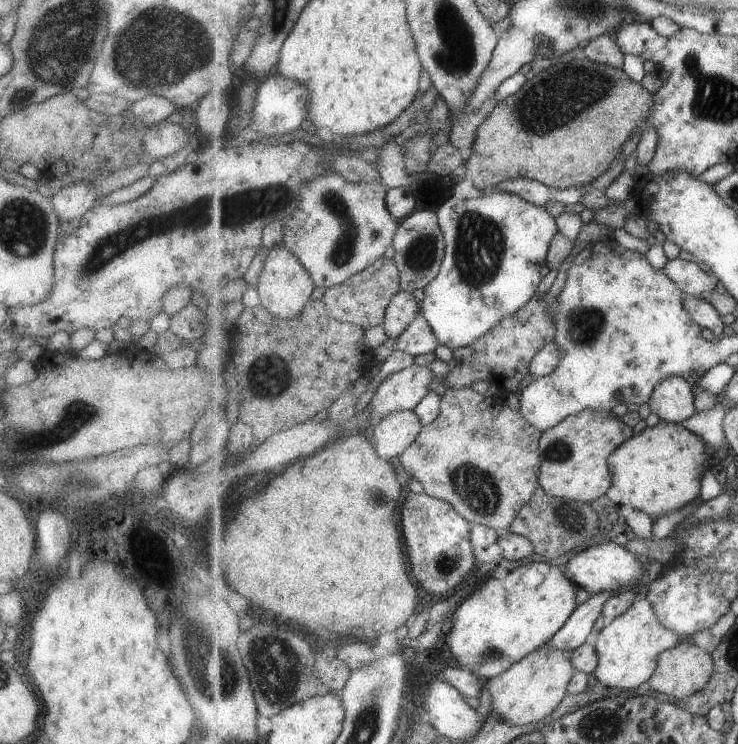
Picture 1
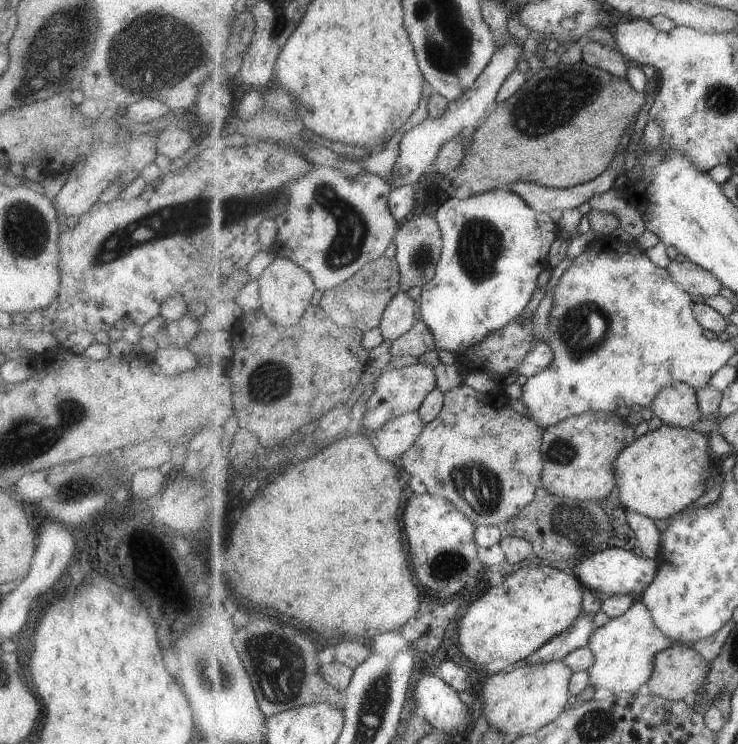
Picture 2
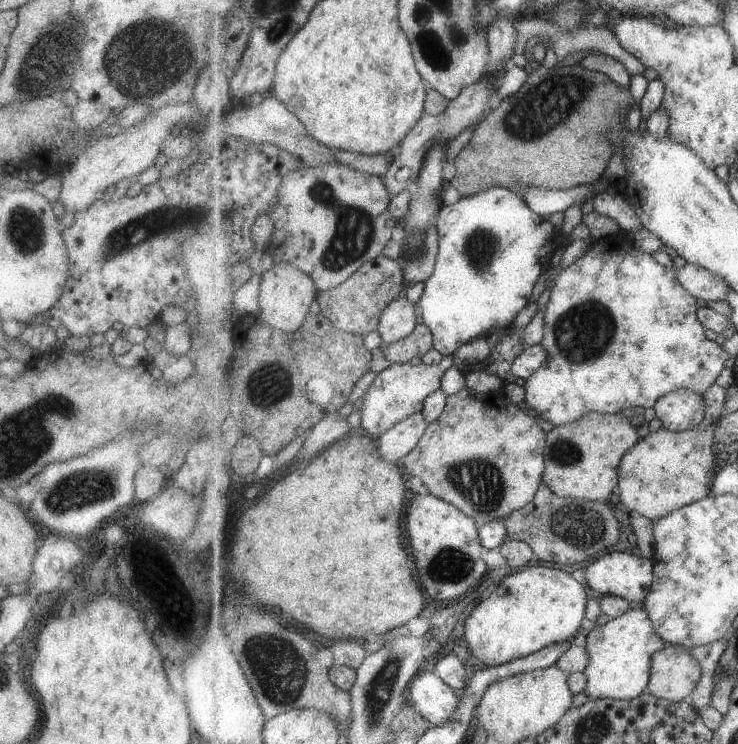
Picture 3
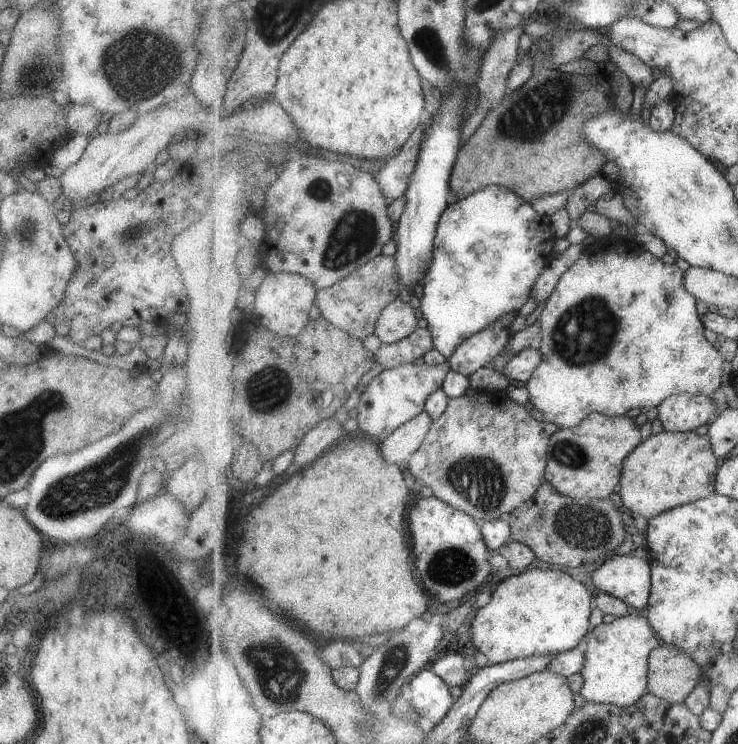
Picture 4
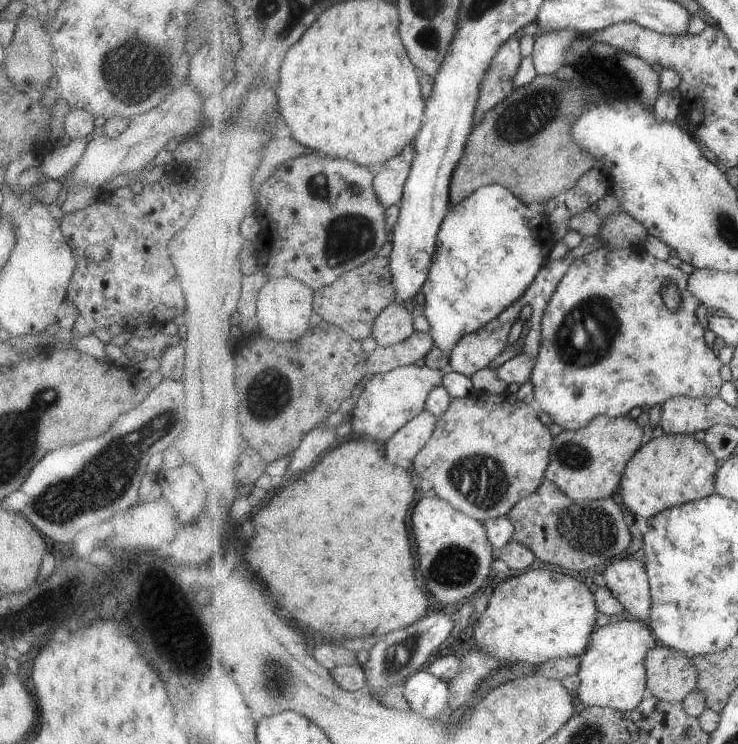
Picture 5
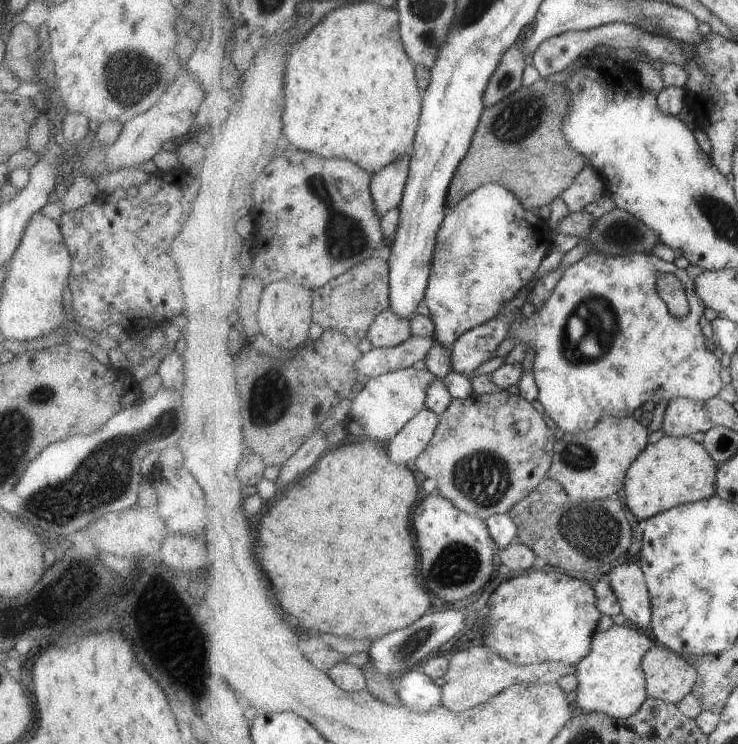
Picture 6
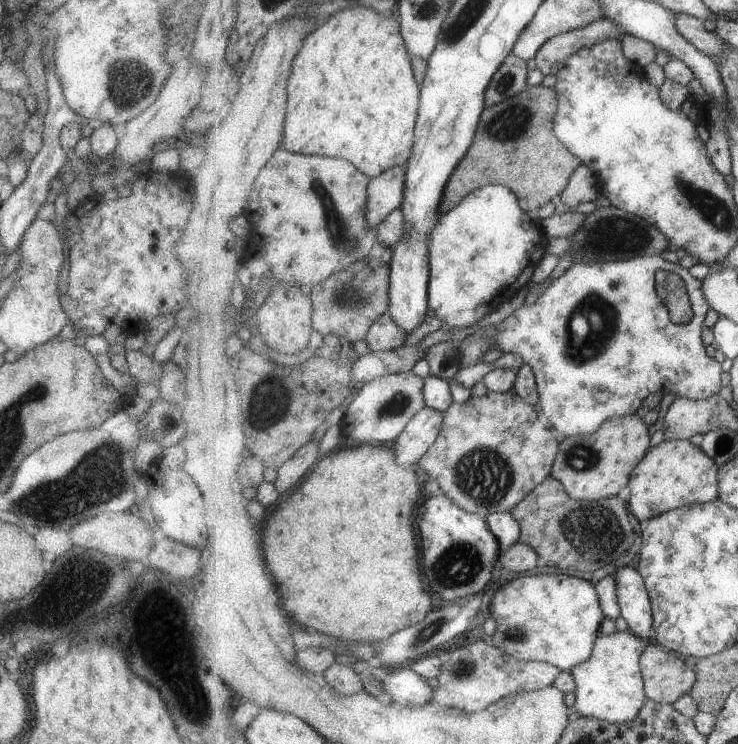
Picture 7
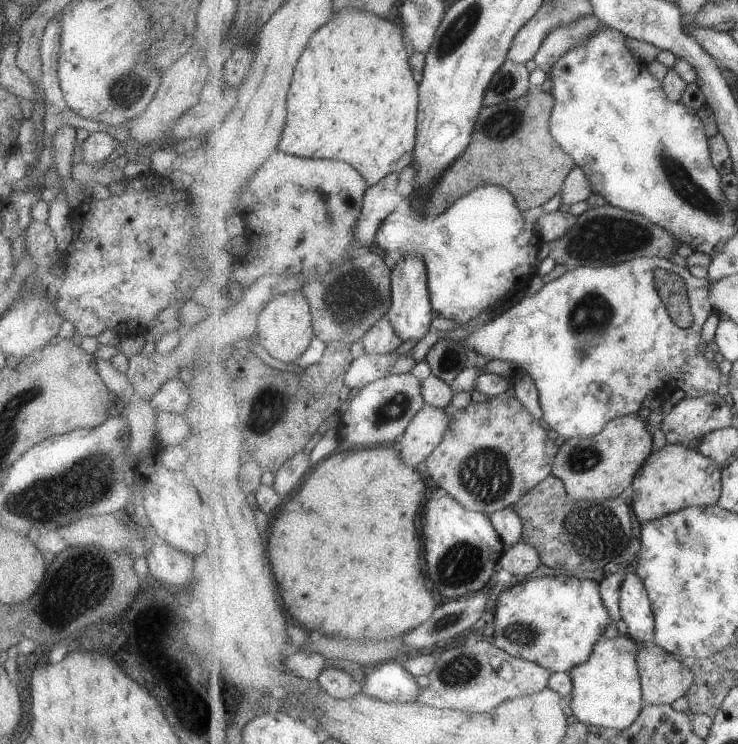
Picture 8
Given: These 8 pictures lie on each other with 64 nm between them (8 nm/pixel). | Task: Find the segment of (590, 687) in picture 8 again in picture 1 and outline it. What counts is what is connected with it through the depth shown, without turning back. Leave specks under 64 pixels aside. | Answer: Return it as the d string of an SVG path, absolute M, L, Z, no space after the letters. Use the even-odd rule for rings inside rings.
M642 596L631 608L614 621L607 621L598 633L595 650L599 656L599 666L594 674L605 686L623 691L639 688L655 674L659 666L659 656L666 650L675 648L684 639L667 630L659 616L655 614L655 606L646 596Z

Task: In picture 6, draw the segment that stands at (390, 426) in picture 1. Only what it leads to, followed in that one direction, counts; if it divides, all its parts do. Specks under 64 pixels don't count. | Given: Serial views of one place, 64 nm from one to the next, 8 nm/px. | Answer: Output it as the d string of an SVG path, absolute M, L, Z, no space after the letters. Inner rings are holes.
M426 406L387 444L391 462L405 466L415 462L433 441L439 422L439 414Z

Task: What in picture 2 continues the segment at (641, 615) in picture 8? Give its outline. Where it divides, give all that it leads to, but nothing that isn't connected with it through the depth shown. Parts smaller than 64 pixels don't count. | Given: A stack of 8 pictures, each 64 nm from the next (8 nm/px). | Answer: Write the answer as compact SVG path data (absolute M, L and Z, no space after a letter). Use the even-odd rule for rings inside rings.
M619 546L604 547L601 552L581 558L569 568L571 573L584 584L586 590L590 590L603 598L610 595L631 594L633 597L642 597L645 590L655 580L659 570L659 560L639 556L634 551L619 548Z

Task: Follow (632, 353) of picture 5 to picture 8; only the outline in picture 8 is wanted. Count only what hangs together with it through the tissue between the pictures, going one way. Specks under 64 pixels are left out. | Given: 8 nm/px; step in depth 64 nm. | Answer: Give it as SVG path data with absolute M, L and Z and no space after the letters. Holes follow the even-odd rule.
M639 257L603 267L579 266L575 270L567 270L533 296L524 297L493 317L465 340L475 352L490 360L498 358L517 364L522 372L529 374L539 392L543 423L553 435L558 434L566 440L593 437L605 428L607 422L637 414L651 390L665 390L665 386L671 382L677 382L678 389L687 397L695 398L716 393L721 388L719 363L707 360L704 350L699 350L701 328L715 312L709 298L711 281L708 277L693 276L688 269L661 257ZM659 270L663 270L661 275L658 274ZM671 274L677 276L677 282L681 280L681 284L685 283L685 290L689 294L689 310L694 316L689 328L682 328L674 321L667 302L663 302L663 294L659 294L657 276L661 280ZM595 308L599 308L603 314L595 314Z

